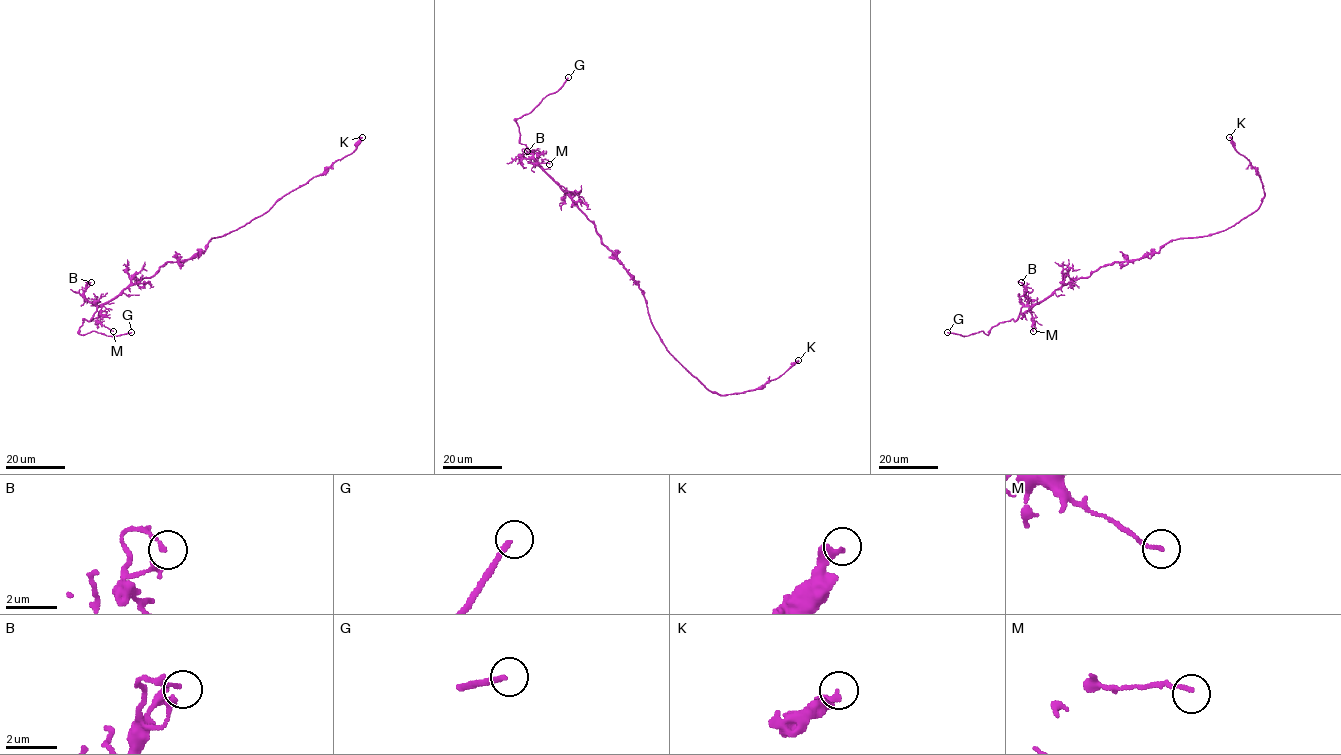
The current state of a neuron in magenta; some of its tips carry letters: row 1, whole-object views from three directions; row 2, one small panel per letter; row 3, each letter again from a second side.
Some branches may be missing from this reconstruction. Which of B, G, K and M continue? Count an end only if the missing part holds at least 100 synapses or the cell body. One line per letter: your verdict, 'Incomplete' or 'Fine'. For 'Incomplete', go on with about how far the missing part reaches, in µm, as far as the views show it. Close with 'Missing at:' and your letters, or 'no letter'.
B: Fine
G: Incomplete. Missing length about 20 µm
K: Fine
M: Fine
Missing at: G

